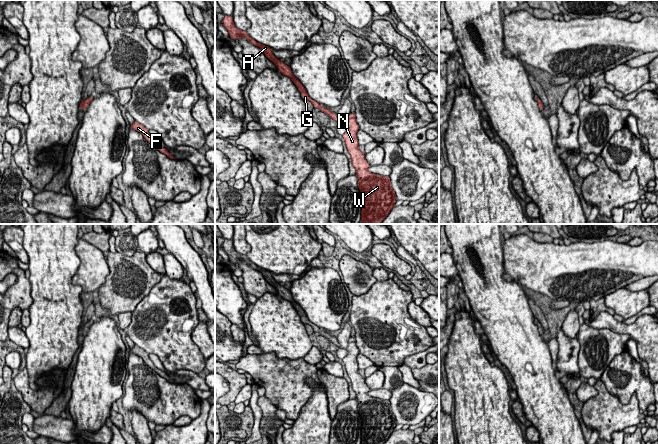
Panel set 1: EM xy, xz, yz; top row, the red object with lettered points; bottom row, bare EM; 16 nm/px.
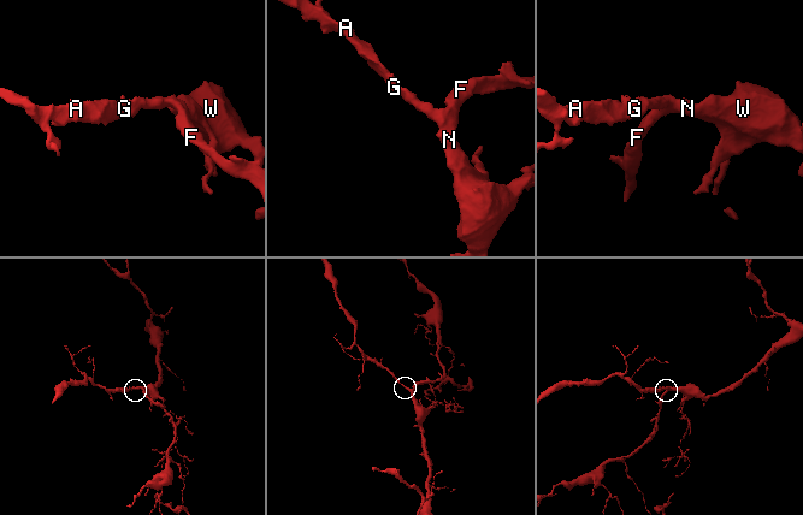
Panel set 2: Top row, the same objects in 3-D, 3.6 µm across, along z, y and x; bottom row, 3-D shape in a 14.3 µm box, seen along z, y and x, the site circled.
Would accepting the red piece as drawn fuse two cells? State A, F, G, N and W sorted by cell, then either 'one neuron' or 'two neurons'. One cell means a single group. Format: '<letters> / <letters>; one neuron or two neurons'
A F G N W; one neuron

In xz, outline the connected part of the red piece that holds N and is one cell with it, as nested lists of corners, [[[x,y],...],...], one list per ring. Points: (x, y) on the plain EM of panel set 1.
[[[355,336],[350,337],[345,348],[348,354],[342,359],[353,391],[358,401],[358,412],[362,419],[361,444],[384,444],[395,431],[396,418],[389,400],[381,400],[368,395],[370,388],[359,374]]]

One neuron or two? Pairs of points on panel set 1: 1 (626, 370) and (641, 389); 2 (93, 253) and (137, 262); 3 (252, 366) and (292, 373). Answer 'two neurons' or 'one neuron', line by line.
1: one neuron
2: two neurons
3: one neuron

